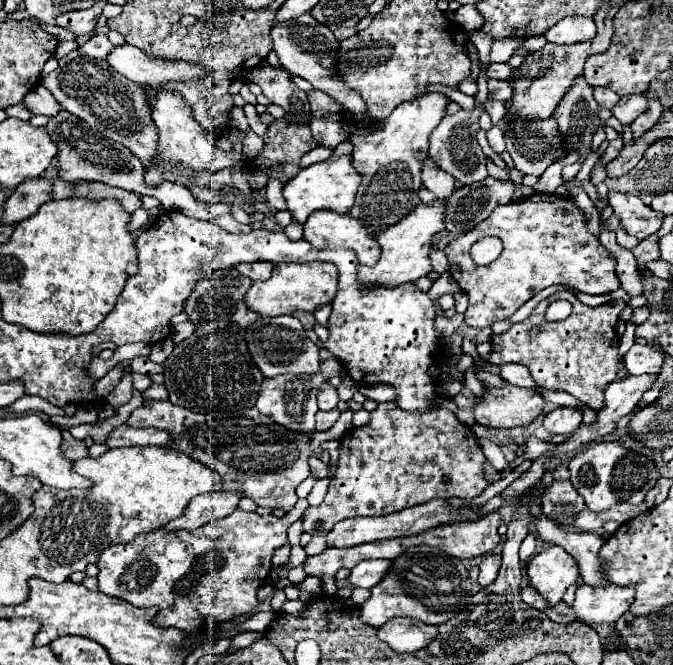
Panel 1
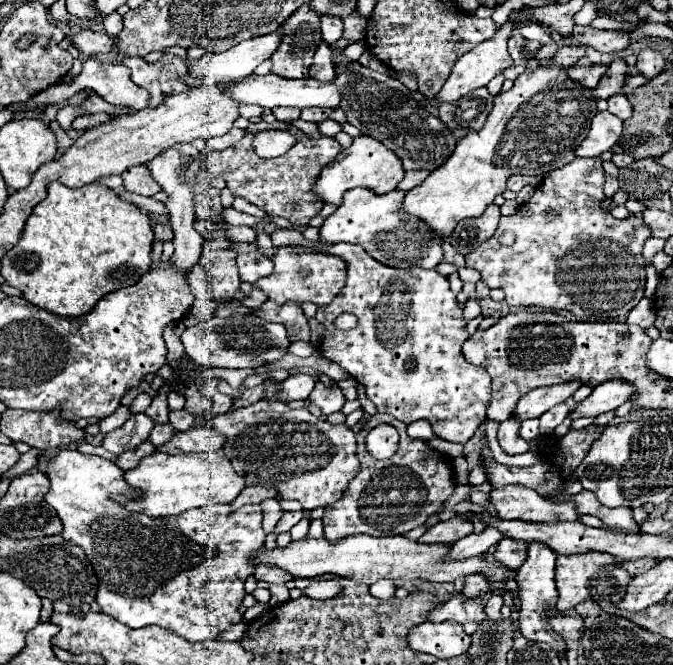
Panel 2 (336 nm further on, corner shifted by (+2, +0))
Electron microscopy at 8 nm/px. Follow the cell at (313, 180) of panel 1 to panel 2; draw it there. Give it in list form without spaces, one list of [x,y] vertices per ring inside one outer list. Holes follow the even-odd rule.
[[[360,135],[360,137],[354,137],[354,143],[348,149],[344,149],[336,157],[336,161],[330,163],[330,167],[322,169],[320,179],[314,185],[314,193],[318,197],[322,197],[324,203],[340,205],[342,203],[342,195],[348,189],[368,187],[374,193],[382,195],[382,193],[394,191],[402,179],[404,179],[404,169],[402,169],[402,161],[398,159],[398,155],[394,155],[388,147],[384,147],[376,139]]]

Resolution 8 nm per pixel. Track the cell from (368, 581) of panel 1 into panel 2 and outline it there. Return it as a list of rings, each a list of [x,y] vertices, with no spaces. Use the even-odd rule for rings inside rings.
[[[486,527],[482,533],[472,533],[460,541],[456,541],[450,549],[450,557],[452,559],[468,559],[468,557],[482,555],[502,539],[504,539],[504,535],[496,527]]]

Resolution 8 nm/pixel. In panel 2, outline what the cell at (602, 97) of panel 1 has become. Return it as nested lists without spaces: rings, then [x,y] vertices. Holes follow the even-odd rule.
[[[618,93],[618,95],[612,95],[612,97],[608,99],[608,111],[624,121],[624,119],[628,119],[628,117],[632,115],[632,105],[630,105],[630,101],[626,99],[626,95]]]

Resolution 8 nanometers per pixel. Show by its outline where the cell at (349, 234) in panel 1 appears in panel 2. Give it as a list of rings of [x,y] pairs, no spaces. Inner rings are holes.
[[[364,187],[350,189],[344,195],[344,203],[320,227],[320,239],[328,243],[358,243],[366,249],[366,253],[388,267],[434,269],[444,257],[444,237],[430,231],[422,219],[406,215],[406,211],[402,211],[404,197],[406,191],[398,189],[386,195],[378,195]]]

